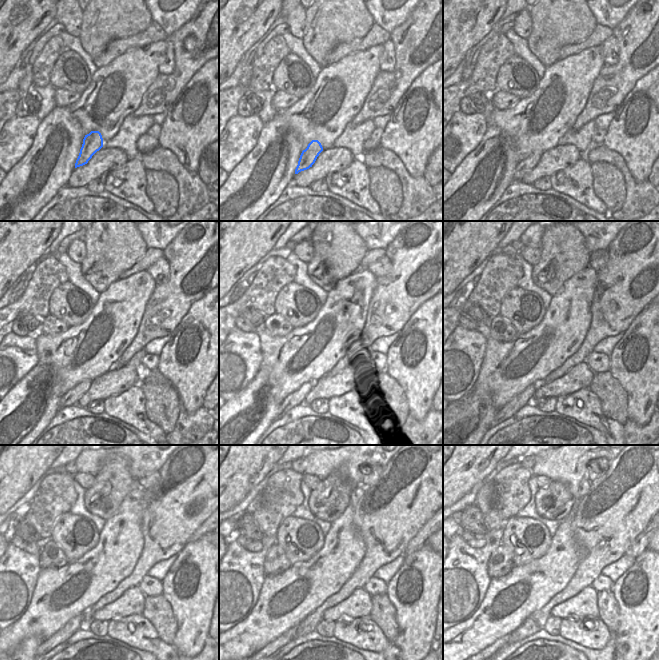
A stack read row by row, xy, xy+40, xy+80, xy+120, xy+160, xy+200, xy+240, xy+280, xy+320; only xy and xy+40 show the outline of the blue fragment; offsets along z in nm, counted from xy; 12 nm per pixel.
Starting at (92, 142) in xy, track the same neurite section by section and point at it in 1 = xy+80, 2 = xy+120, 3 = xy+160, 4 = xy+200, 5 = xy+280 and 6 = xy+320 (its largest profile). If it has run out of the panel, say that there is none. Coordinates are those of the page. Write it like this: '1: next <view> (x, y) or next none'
1: next xy+80 (523, 167)
2: next xy+120 (71, 397)
3: next xy+160 (297, 397)
4: next xy+200 (520, 400)
5: next xy+280 (288, 636)
6: next xy+320 (495, 647)

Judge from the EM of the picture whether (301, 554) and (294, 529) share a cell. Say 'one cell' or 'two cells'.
one cell

